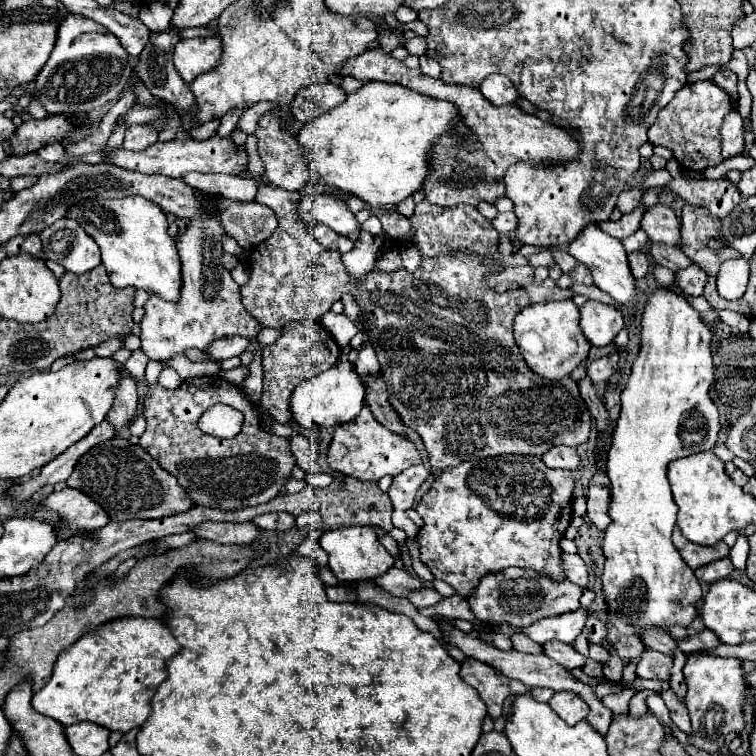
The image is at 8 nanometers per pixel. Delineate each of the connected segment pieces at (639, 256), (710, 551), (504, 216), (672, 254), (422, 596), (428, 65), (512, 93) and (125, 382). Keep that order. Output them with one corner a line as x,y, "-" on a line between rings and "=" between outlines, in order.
642,251
630,253
630,255
628,255
628,263
630,263
632,275
634,275
636,279
644,277
644,275
648,273
648,269
650,269
650,257
648,257
646,253
642,253
=
674,527
674,531
672,531
672,543
678,549
678,553
682,555
684,563
688,567
692,567
692,569
698,569
698,567
708,565
708,563
718,561
718,559
724,559
730,553
730,547
724,541
716,543
714,547
702,547
702,545
690,543
688,539
682,537
682,533
680,533
678,527
=
498,213
496,219
492,221
492,225
496,227
496,231
500,235
508,235
510,231
514,231
518,227
518,219
514,213
=
650,243
650,247
648,247
648,255
652,255
652,259
654,259
658,265
668,267
670,271
688,267
688,265
692,263
692,261
682,253
680,247
664,245
664,243
=
424,587
424,589
420,589
420,591
412,591
412,593
408,595
408,599
410,599
410,603
414,603
418,609
424,609
424,607
436,605
442,597
440,597
440,593
436,593
432,587
=
422,55
420,57
422,59
422,72
425,75
428,75
433,78
440,78
441,75
441,67
439,63
432,59
431,57
428,57
428,55
=
490,75
480,83
480,93
494,105
516,103
518,93
506,75
=
124,377
118,383
114,405
106,417
108,423
112,423
116,429
120,429
122,425
128,425
136,417
136,405
138,405
136,381
130,377

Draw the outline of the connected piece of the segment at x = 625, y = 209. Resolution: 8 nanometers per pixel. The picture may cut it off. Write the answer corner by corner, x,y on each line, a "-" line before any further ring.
630,189
630,191
622,191
622,195
618,197
616,209
620,213
630,213
634,207
638,207
638,201
642,199
642,191
640,189

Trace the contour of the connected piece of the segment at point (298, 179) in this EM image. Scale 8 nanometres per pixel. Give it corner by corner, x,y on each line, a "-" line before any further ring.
272,111
264,113
264,115
258,119
258,127
256,127
254,135
256,135
256,139
258,139
258,155
260,155
260,159
264,161
266,177
268,177
274,185
278,185
278,187
282,187
282,189
286,189
286,191
300,191
308,181
316,179
314,173
310,171
310,167
308,167
304,155
302,155
302,147
296,143
296,139
294,139
292,135
288,135
288,133
284,131
284,121
282,121
278,115
274,115

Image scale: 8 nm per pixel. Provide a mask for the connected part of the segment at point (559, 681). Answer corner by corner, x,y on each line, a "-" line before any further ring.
450,621
450,623
442,623
440,629
442,629
442,633
444,633
444,641
446,641
446,643
456,645
456,647
462,649
464,655
468,655
468,657
478,657
480,661
490,663
490,665
496,667
500,673
504,673
504,675
510,677
510,679
518,679
518,681
524,683
526,687
550,687
550,689
554,689
554,691
570,691
570,693
580,695
580,697
588,703
588,707
590,707
590,713
586,715
586,721
594,727
594,731
598,731
600,735
606,735
606,731
608,731
608,727
610,727
610,715
612,715
612,711
610,711
608,707
604,707
604,703
596,697
596,693
594,693
588,685
584,685
582,681
578,681
568,669
558,667
558,663
554,663
552,659
546,659
546,655
542,655
542,653
540,653
540,655
526,655
526,653
520,653
520,651
514,651
514,649
510,649
510,651
500,651
500,649
484,643
484,641
478,637
476,631
472,631
472,633
462,633
462,631
458,631
452,621

